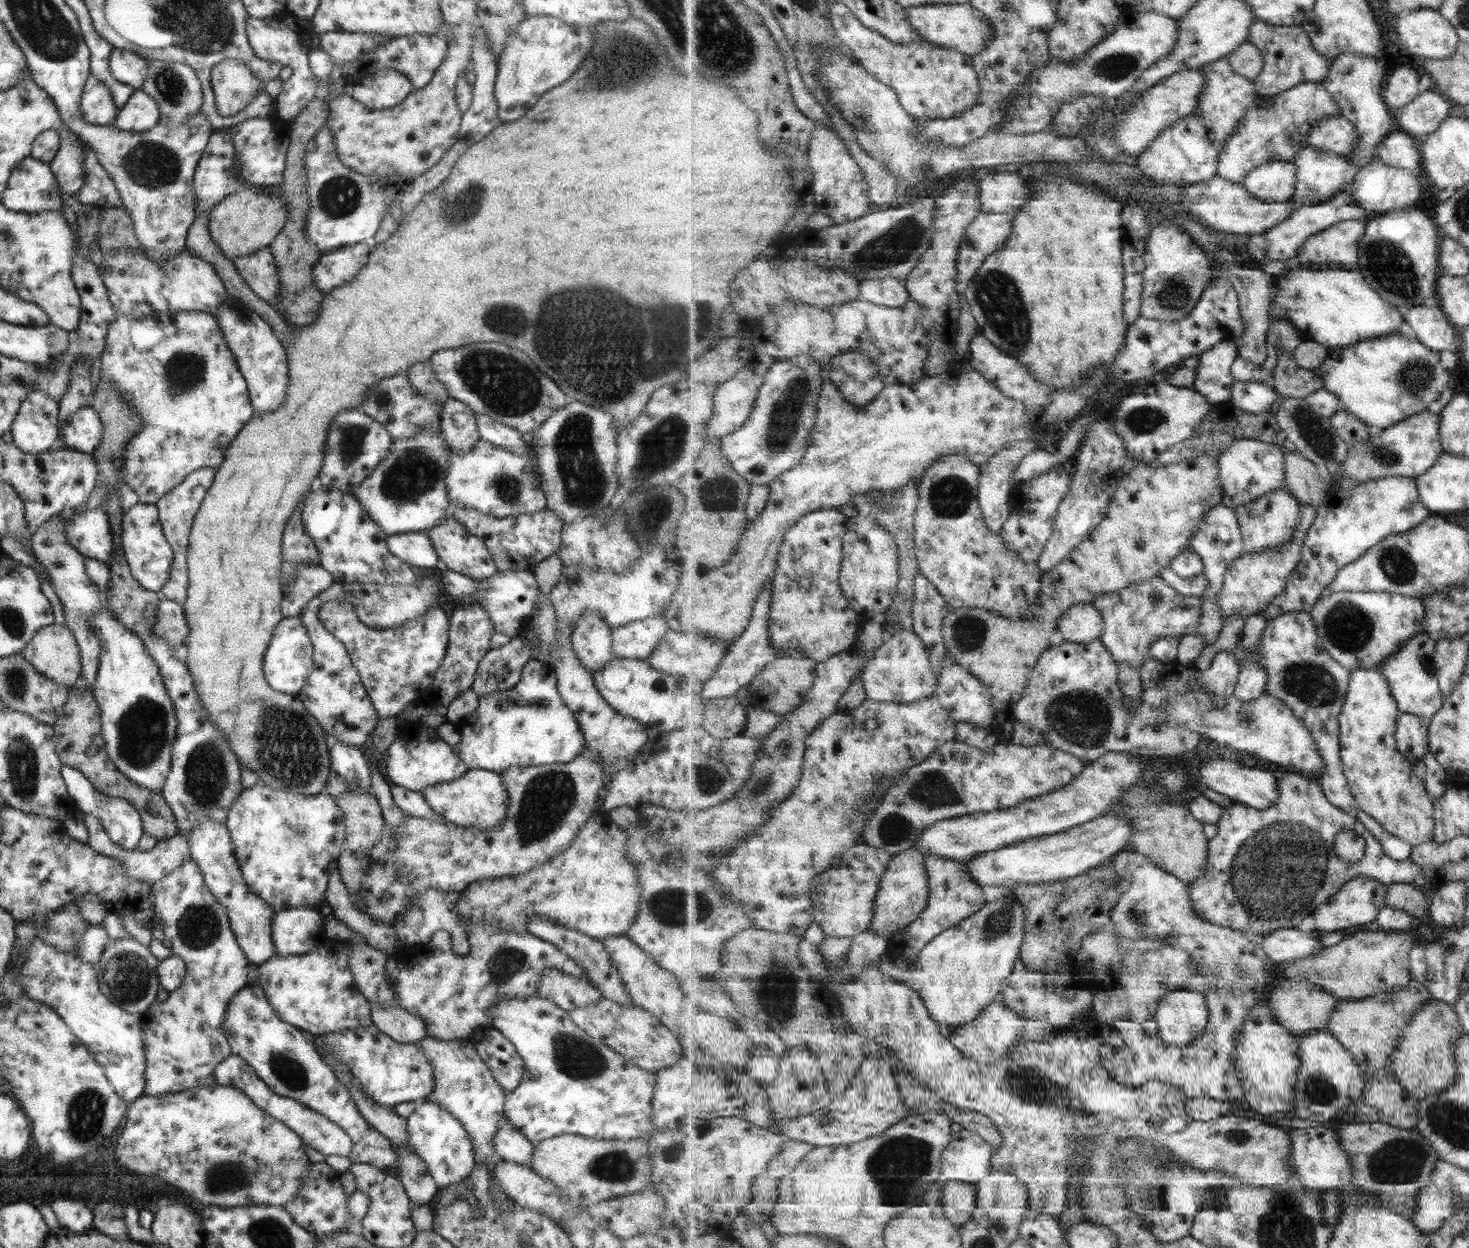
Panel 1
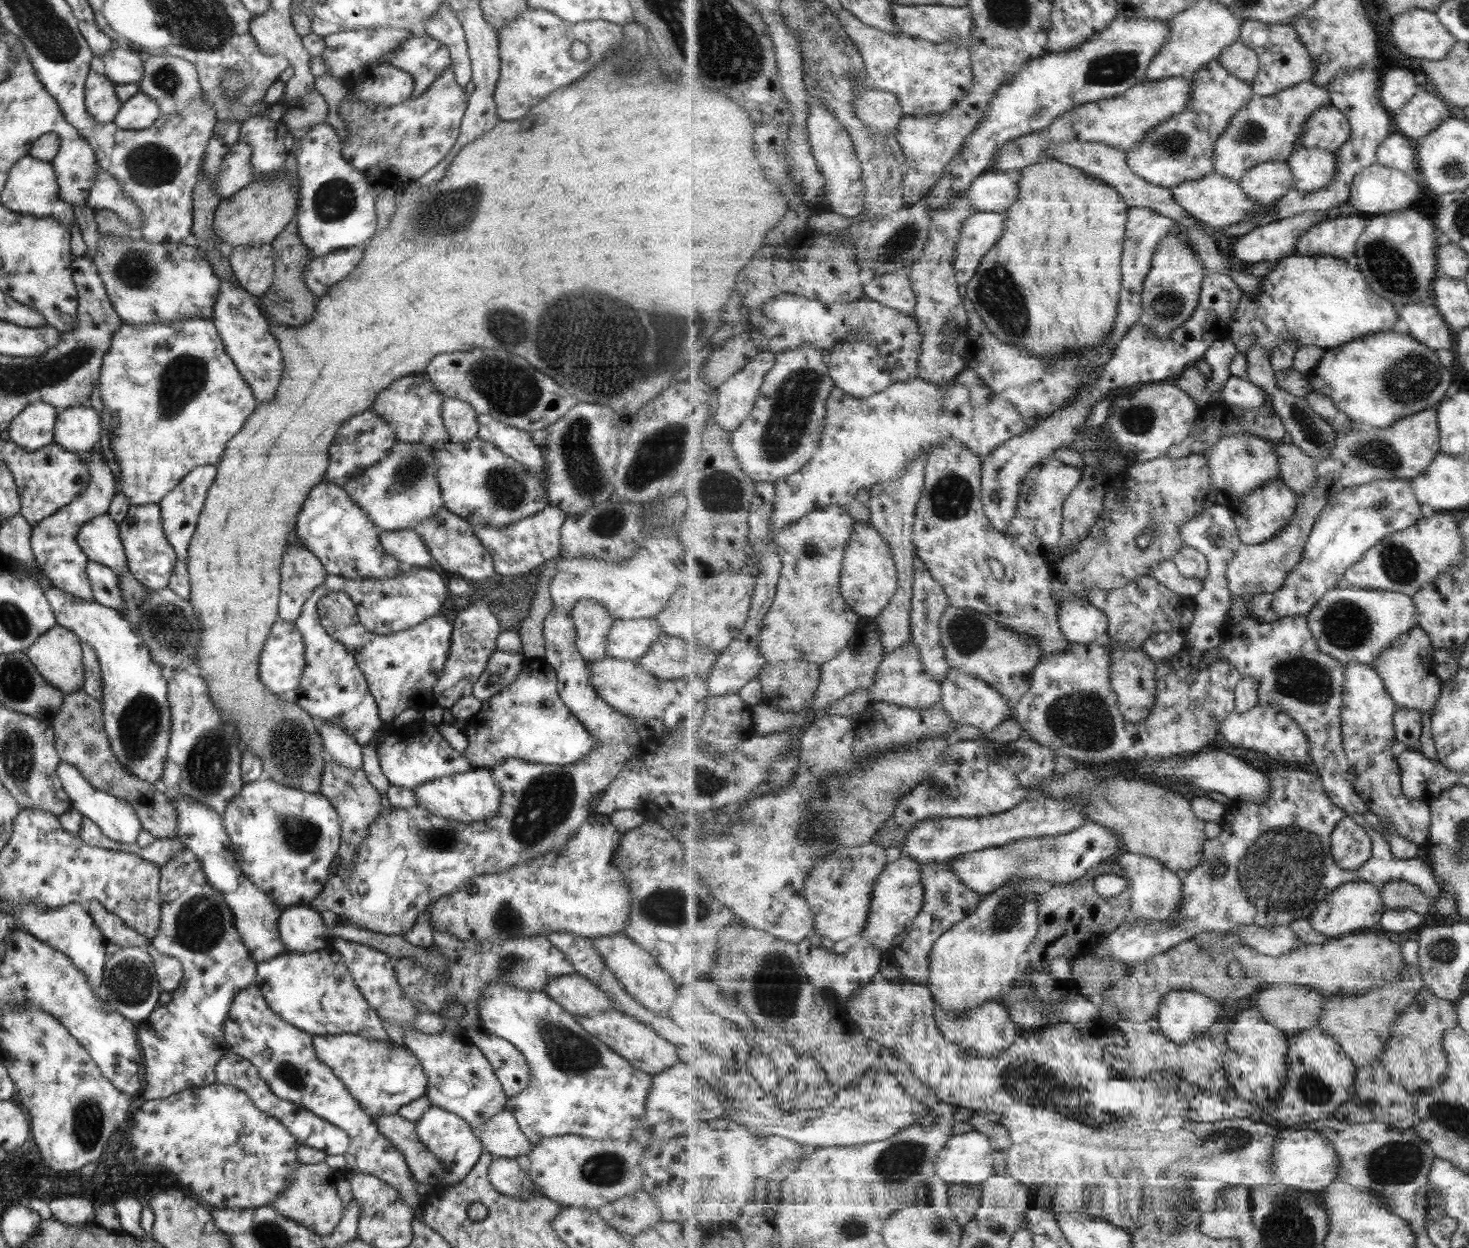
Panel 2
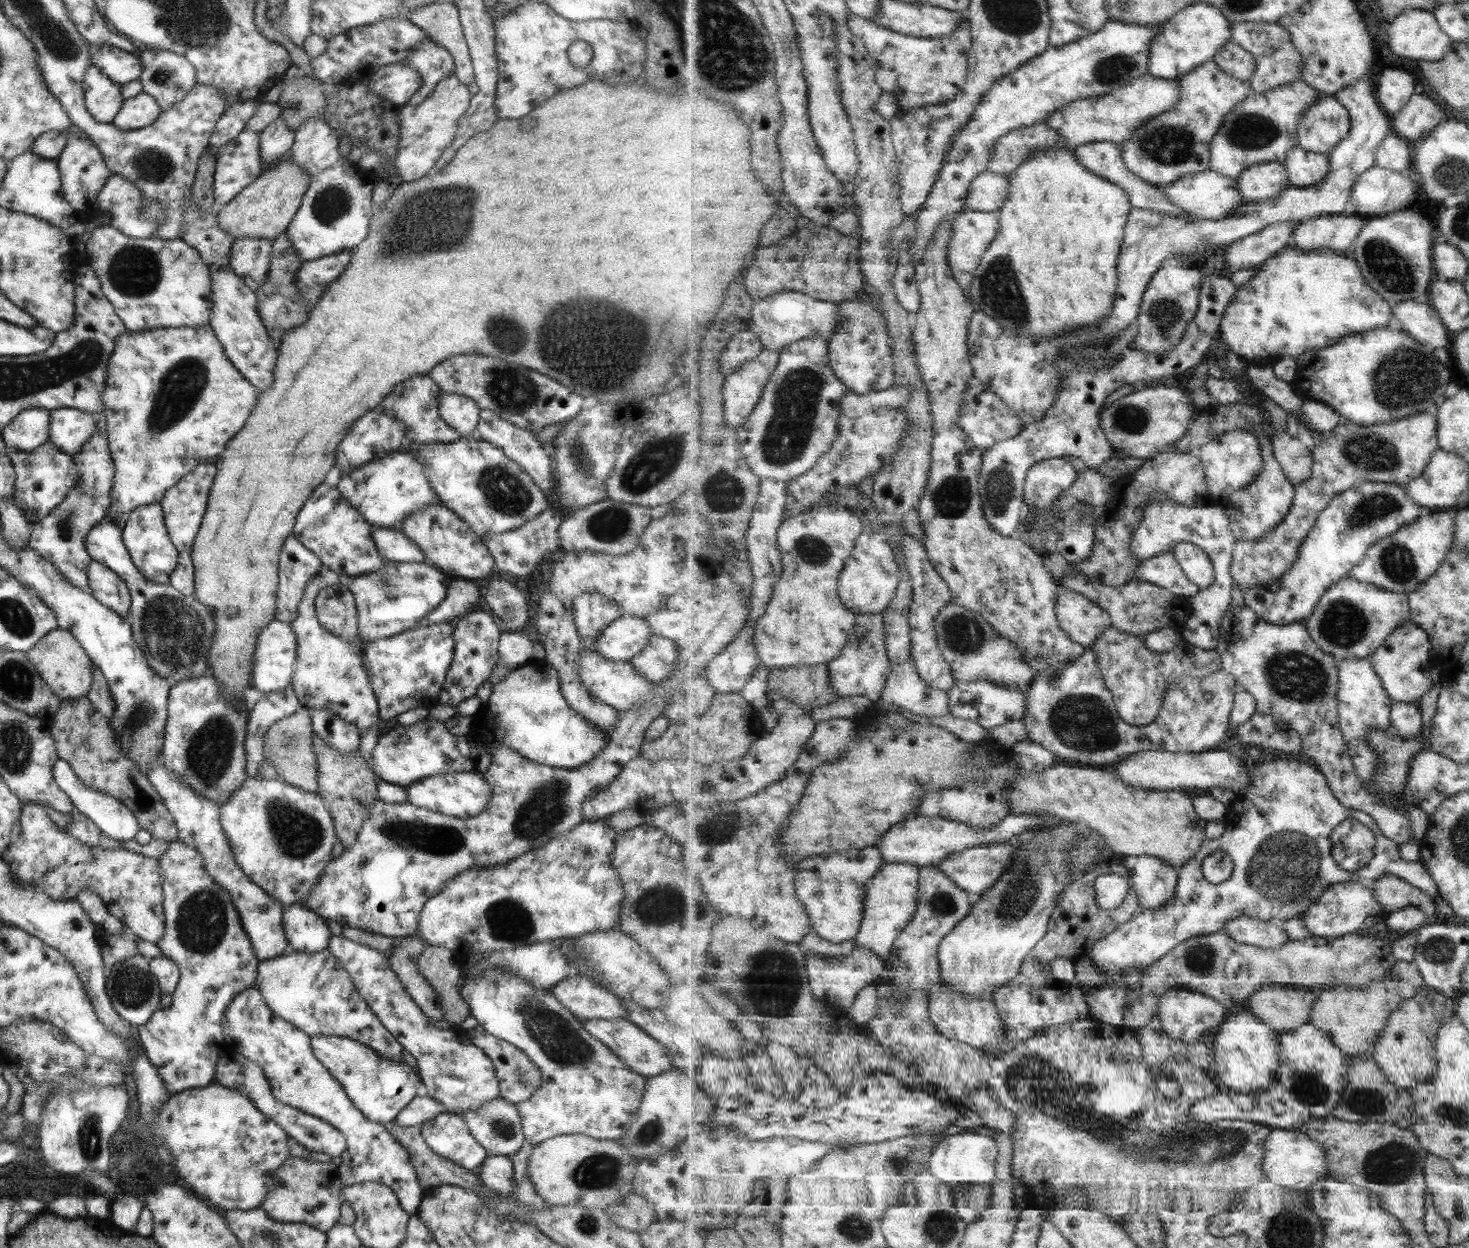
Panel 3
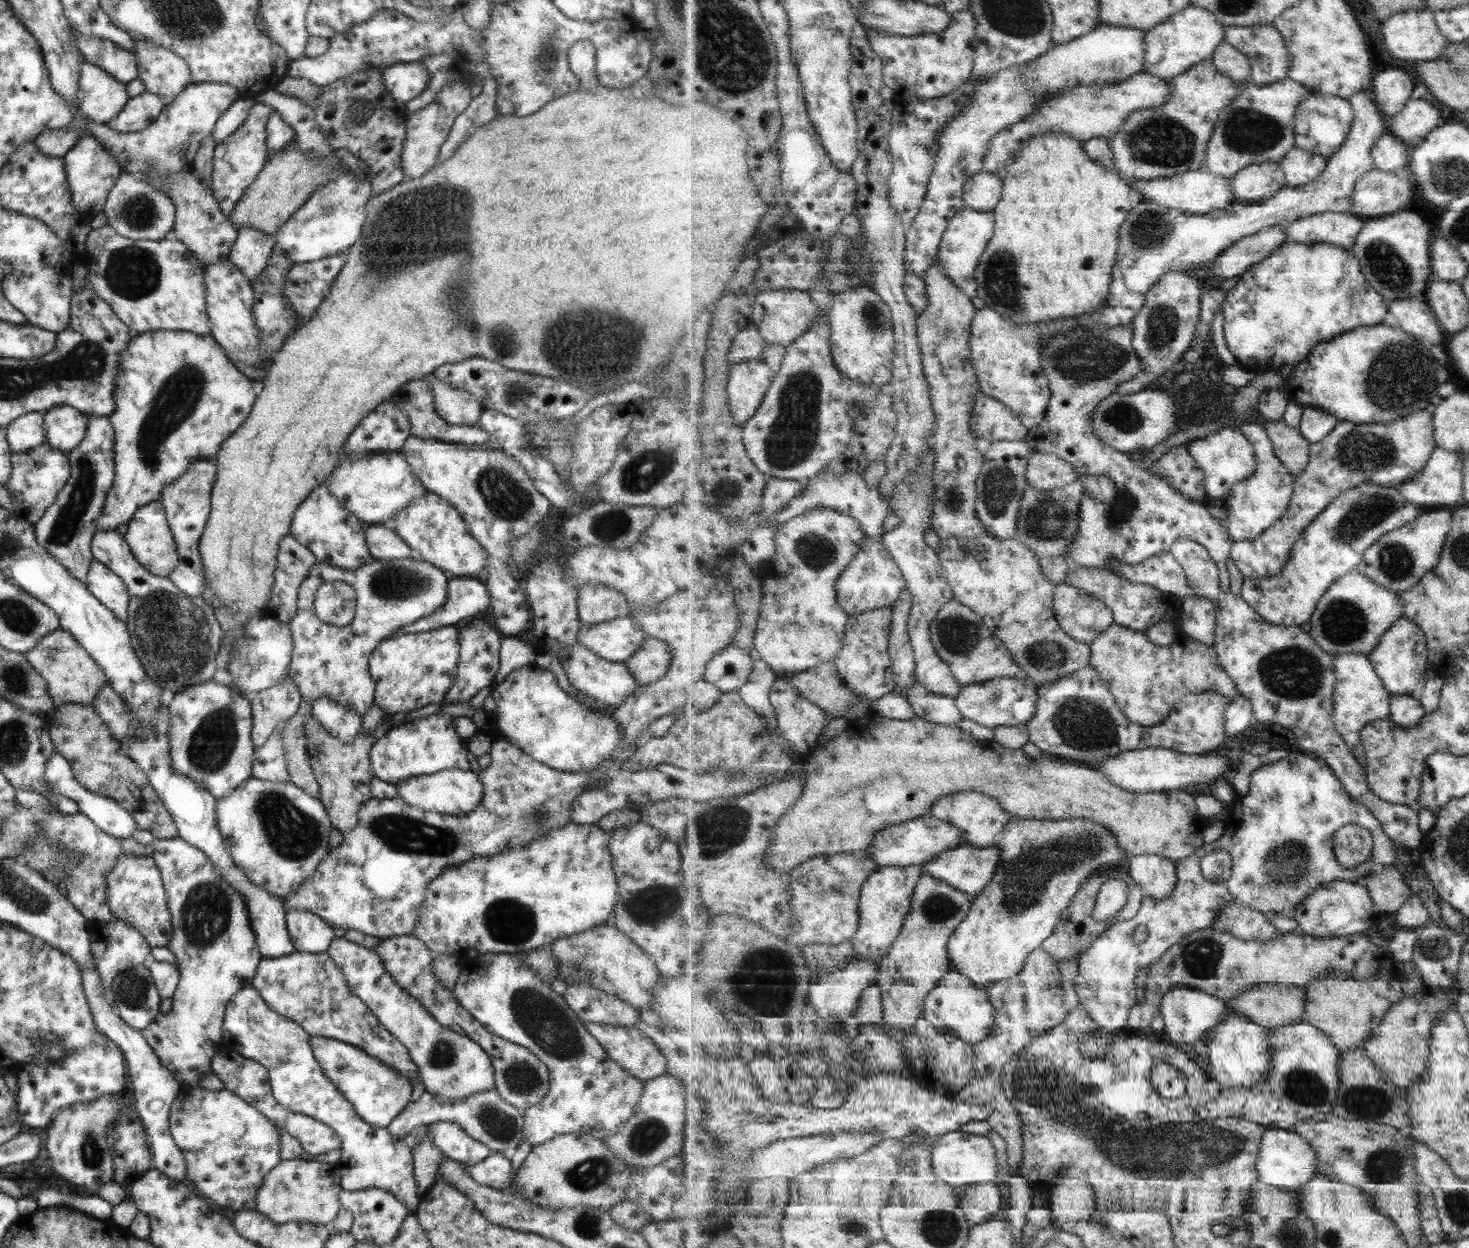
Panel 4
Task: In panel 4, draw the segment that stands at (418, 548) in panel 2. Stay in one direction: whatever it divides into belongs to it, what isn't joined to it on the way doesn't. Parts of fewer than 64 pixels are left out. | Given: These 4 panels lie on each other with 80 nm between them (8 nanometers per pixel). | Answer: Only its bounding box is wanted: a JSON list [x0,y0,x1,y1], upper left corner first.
[364,524,415,559]

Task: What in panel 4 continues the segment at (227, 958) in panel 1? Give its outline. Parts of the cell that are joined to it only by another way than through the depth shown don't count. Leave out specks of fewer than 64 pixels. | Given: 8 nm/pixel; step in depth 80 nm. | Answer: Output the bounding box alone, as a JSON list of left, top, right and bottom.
[141,836,262,1087]

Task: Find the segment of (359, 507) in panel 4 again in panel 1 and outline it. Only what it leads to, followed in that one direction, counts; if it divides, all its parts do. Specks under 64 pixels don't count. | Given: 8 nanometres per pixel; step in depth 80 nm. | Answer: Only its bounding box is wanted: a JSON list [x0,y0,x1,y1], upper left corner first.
[351,429,452,536]

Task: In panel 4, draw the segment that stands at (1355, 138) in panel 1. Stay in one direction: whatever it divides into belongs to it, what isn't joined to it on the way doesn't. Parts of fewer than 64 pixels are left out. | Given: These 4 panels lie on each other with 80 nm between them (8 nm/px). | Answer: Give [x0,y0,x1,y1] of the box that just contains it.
[1296,92,1356,157]

